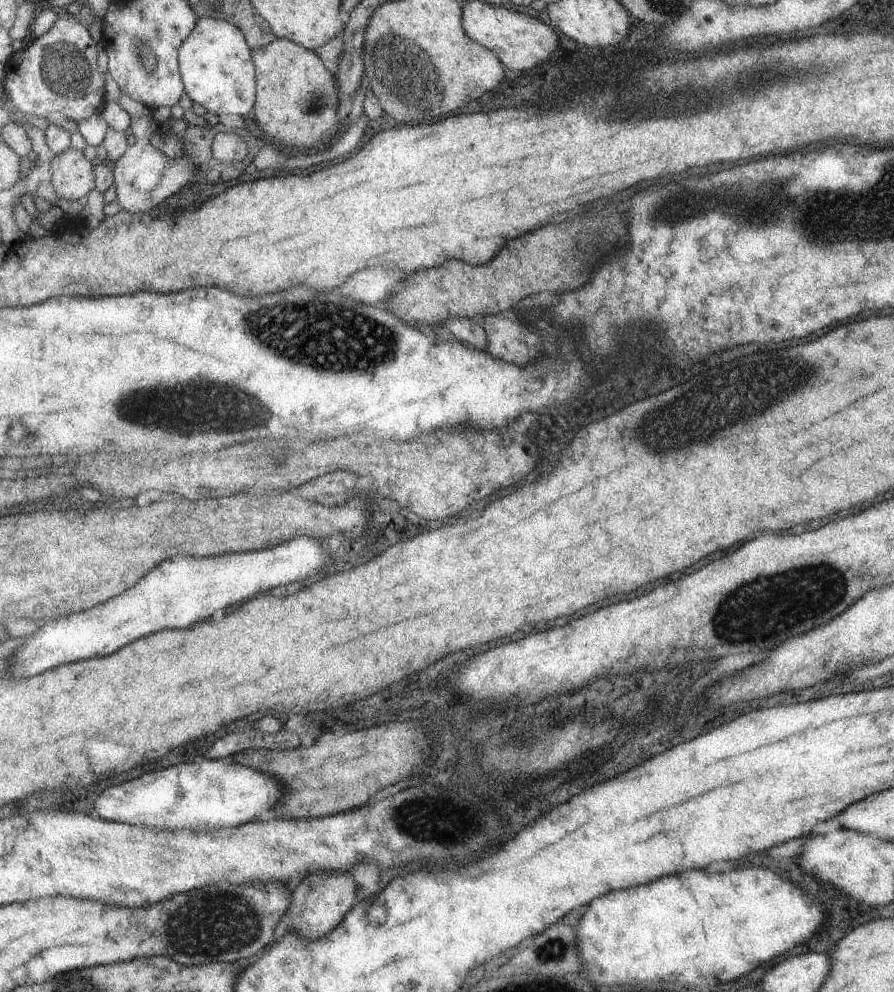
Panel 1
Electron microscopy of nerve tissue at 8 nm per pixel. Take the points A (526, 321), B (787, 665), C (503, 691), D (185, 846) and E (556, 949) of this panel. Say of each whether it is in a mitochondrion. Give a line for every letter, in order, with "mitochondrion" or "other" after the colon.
A: other
B: other
C: other
D: other
E: mitochondrion

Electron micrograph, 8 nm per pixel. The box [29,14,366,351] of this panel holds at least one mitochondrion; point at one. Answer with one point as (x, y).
(68, 73)

